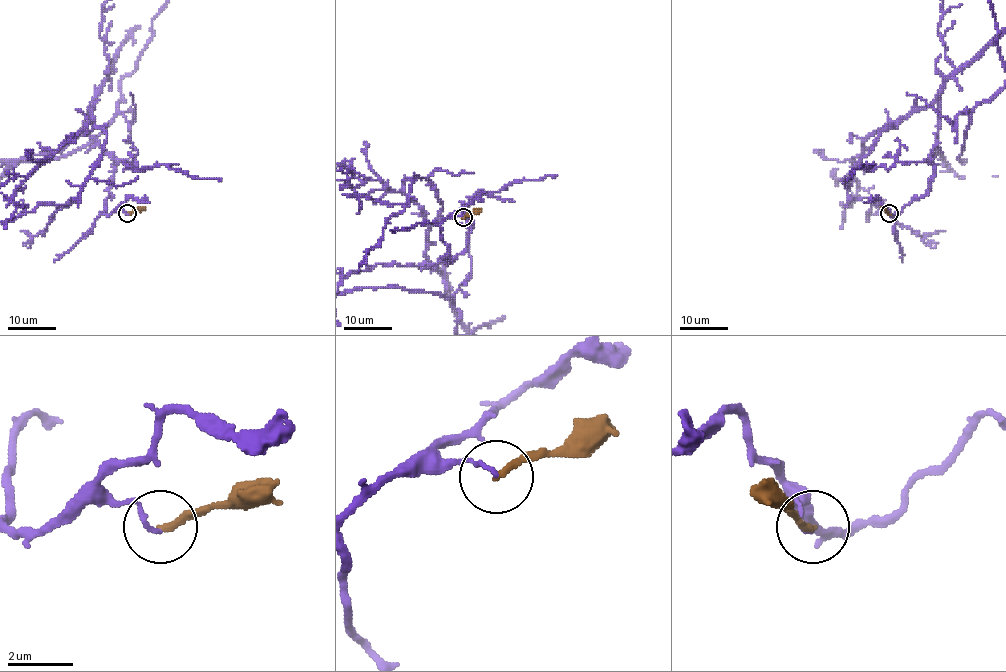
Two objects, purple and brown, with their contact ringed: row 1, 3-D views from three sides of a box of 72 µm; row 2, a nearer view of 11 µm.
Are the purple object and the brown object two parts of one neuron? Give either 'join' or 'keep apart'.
keep apart

